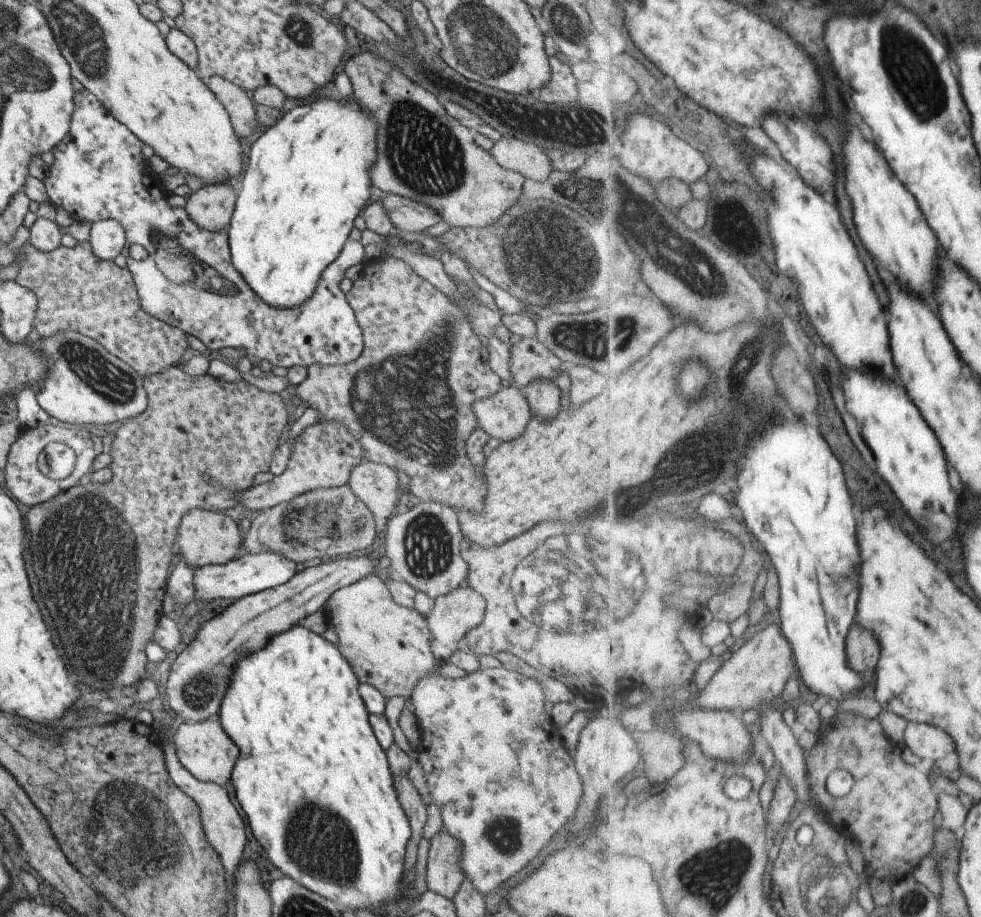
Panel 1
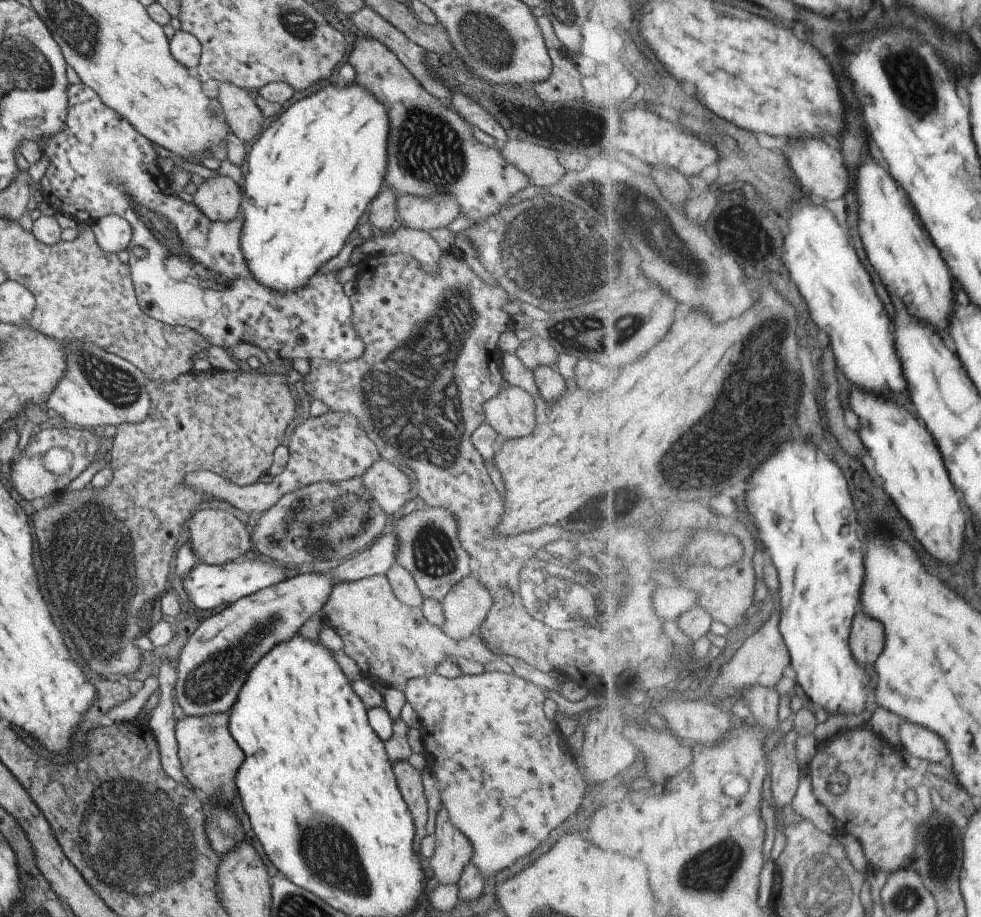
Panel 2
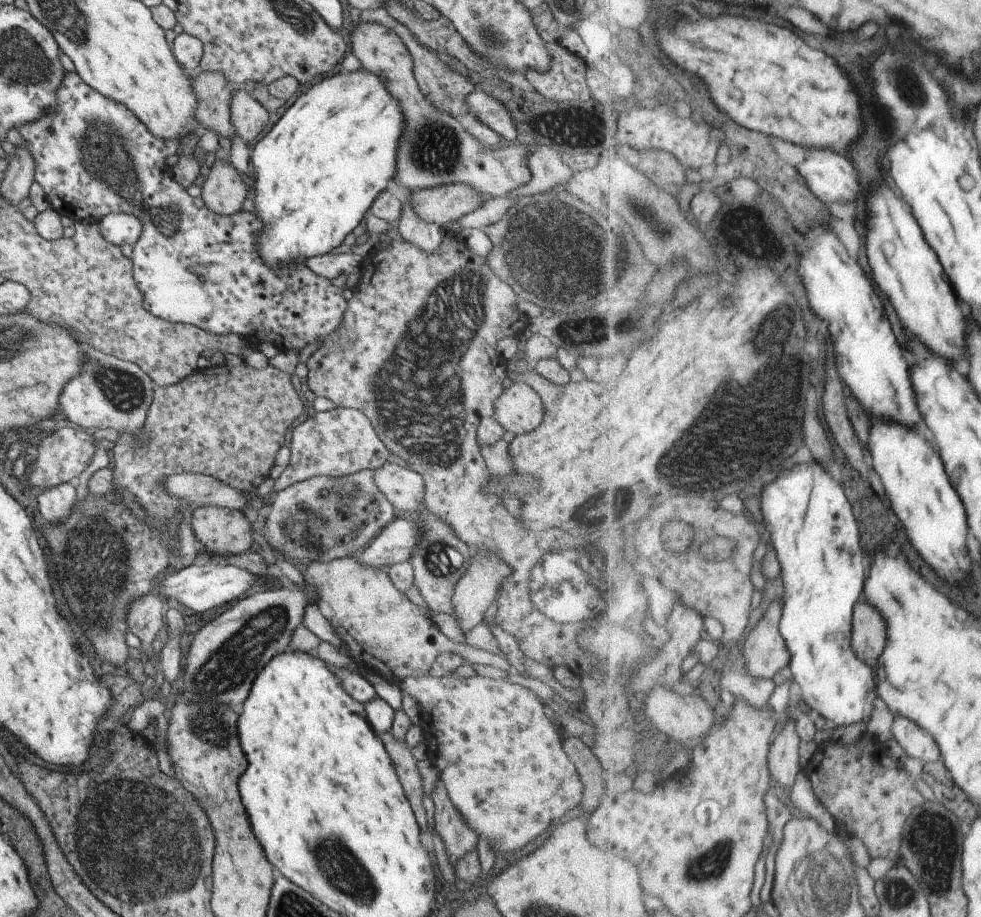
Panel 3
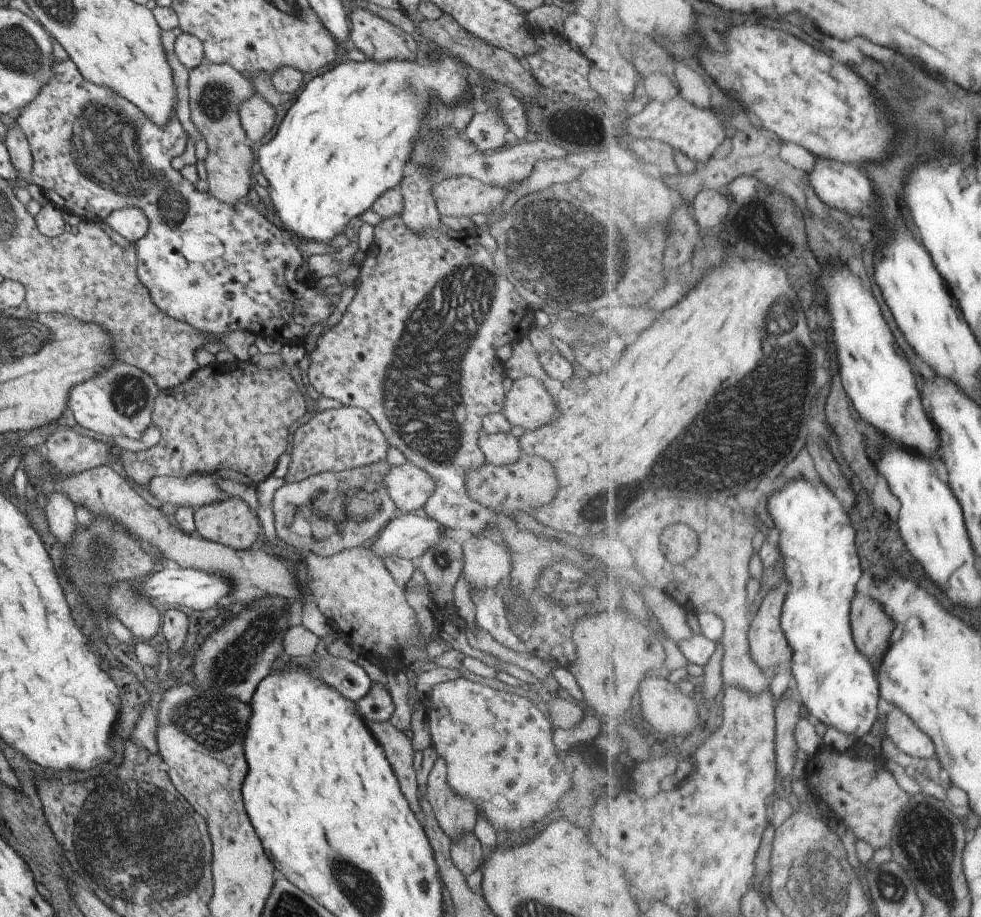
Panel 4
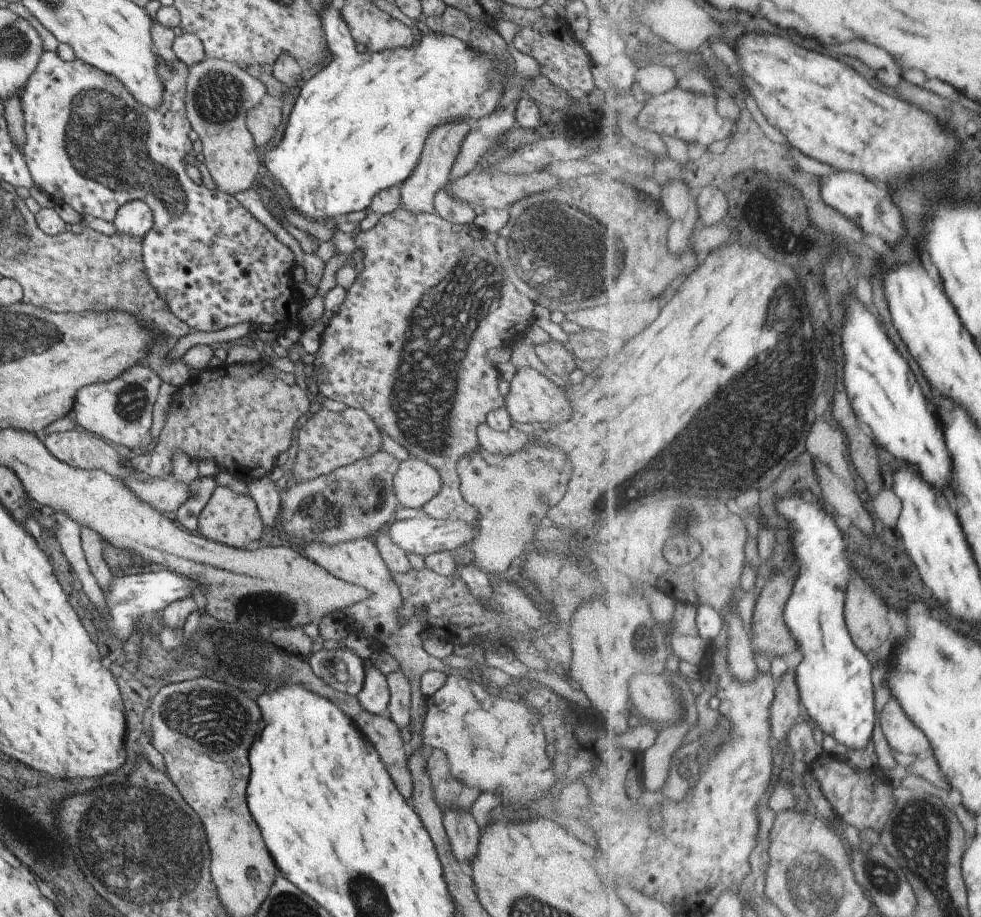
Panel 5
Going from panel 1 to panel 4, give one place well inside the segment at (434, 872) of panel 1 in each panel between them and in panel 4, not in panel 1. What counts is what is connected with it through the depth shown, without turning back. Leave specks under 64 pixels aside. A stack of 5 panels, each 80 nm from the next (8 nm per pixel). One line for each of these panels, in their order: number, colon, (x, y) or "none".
2: (452, 850)
3: (458, 839)
4: (455, 815)

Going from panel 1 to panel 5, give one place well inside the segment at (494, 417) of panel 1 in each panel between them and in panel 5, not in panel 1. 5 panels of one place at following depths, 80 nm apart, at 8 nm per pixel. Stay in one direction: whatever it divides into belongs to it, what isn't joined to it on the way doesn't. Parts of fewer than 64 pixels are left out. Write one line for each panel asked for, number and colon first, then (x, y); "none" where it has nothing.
2: (510, 412)
3: (518, 408)
4: (528, 404)
5: (531, 397)

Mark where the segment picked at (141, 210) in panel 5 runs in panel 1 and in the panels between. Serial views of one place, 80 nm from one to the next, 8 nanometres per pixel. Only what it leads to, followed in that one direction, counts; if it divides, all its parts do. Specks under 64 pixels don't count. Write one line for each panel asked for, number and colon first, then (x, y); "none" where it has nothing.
1: (106, 237)
2: (112, 233)
3: (118, 228)
4: (131, 223)

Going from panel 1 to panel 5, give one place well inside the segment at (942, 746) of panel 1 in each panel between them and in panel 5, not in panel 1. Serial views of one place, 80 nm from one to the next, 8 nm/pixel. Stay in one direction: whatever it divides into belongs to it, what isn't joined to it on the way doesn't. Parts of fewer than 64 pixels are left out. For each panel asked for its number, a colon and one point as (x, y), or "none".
2: (924, 744)
3: (917, 743)
4: (905, 734)
5: (903, 735)

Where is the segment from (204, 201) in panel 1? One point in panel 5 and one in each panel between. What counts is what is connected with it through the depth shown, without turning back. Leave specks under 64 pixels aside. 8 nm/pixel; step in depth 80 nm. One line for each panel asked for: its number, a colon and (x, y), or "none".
2: (218, 198)
3: (222, 191)
4: (216, 90)
5: (219, 94)

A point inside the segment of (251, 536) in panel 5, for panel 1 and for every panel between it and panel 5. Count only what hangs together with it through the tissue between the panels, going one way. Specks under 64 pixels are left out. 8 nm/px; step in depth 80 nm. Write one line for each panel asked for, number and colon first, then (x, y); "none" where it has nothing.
1: (204, 537)
2: (215, 535)
3: (221, 530)
4: (230, 522)

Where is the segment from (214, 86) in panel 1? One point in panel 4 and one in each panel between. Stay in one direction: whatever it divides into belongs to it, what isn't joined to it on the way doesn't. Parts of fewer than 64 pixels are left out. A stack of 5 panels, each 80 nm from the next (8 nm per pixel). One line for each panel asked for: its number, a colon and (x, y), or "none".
2: (242, 117)
3: (249, 118)
4: (256, 116)

